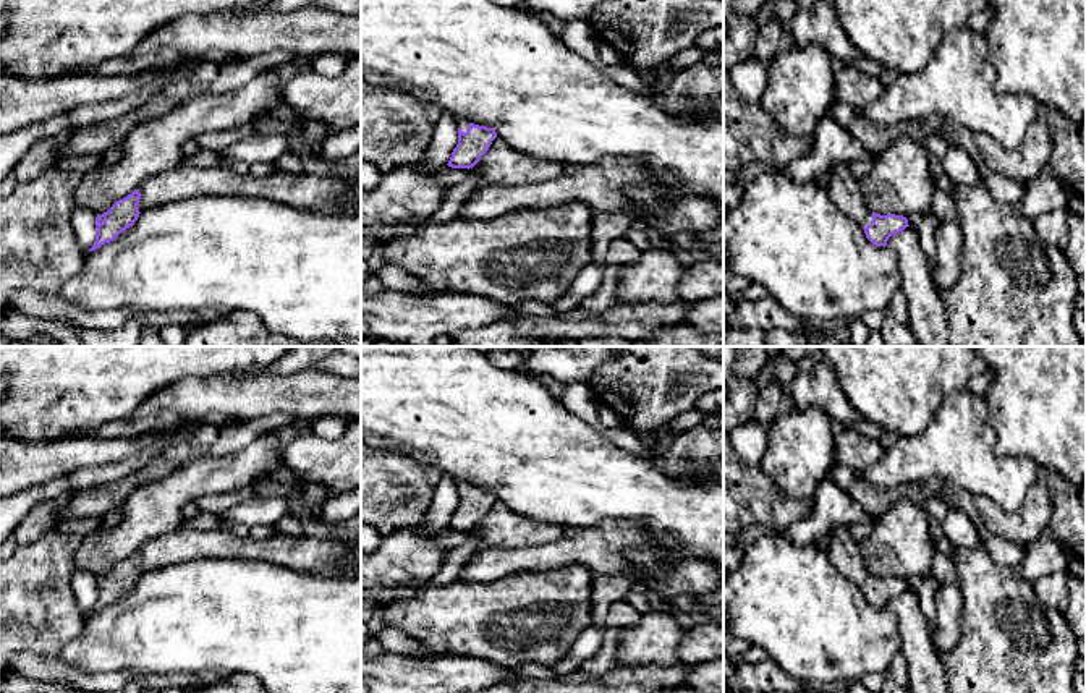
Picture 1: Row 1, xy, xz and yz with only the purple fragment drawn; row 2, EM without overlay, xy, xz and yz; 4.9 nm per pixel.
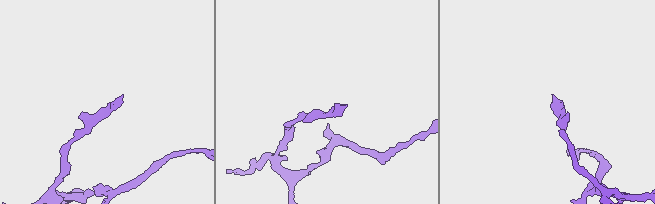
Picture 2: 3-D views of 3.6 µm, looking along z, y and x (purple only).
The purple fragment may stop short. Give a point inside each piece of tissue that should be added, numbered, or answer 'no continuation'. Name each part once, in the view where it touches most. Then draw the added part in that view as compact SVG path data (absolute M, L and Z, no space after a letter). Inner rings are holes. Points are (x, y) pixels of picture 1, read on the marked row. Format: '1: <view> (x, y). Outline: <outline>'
1: yz (844, 188). Outline: M835 164L824 172L829 176L829 196L832 201L863 228L871 225L872 212L866 206L861 186L851 175L850 165Z

